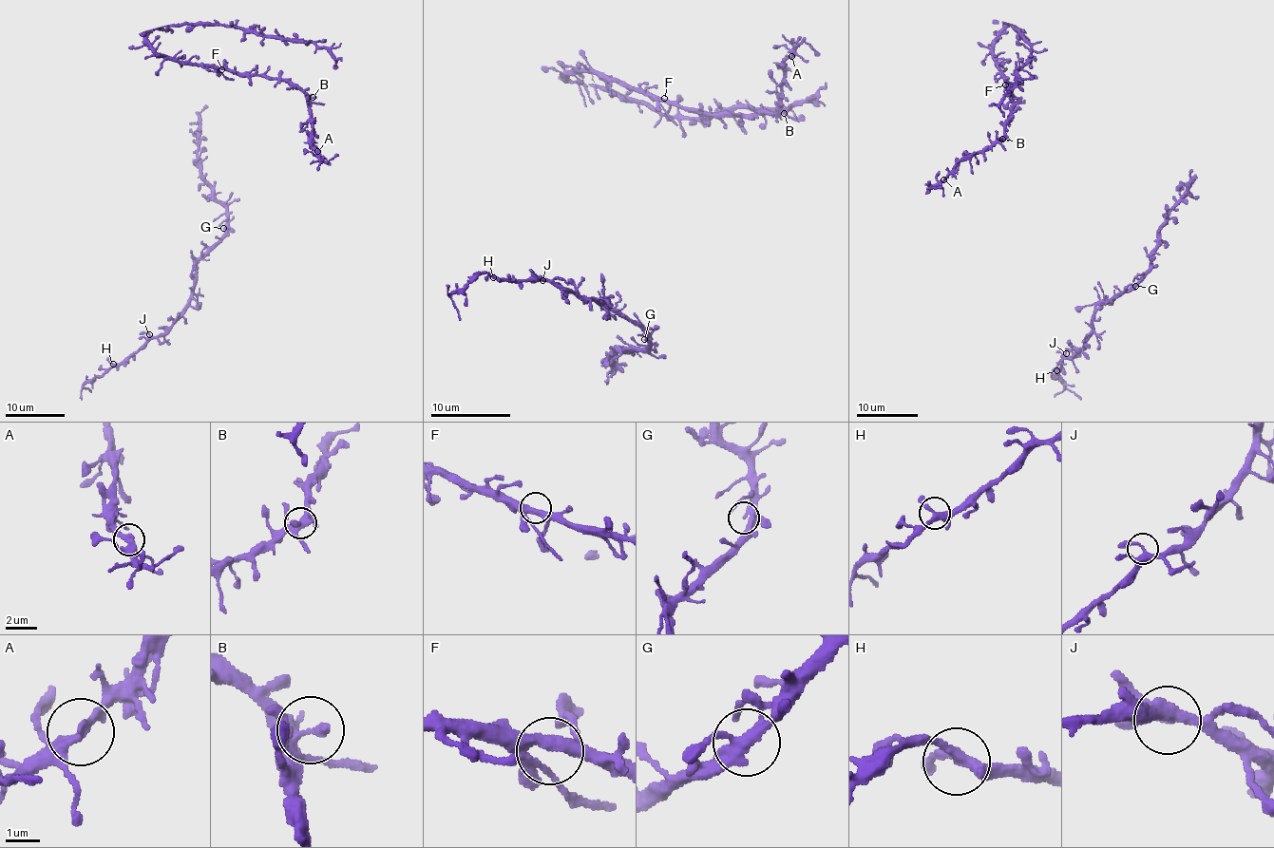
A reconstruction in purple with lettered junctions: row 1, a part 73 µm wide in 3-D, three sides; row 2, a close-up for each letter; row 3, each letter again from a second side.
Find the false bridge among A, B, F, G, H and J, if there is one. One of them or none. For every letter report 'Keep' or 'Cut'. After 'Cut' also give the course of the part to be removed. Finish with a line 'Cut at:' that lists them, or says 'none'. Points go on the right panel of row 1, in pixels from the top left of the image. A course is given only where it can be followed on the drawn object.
A: Cut. Course of the part to remove: (943, 179), (931, 188), (941, 187)
B: Keep
F: Keep
G: Keep
H: Keep
J: Keep
Cut at: A

